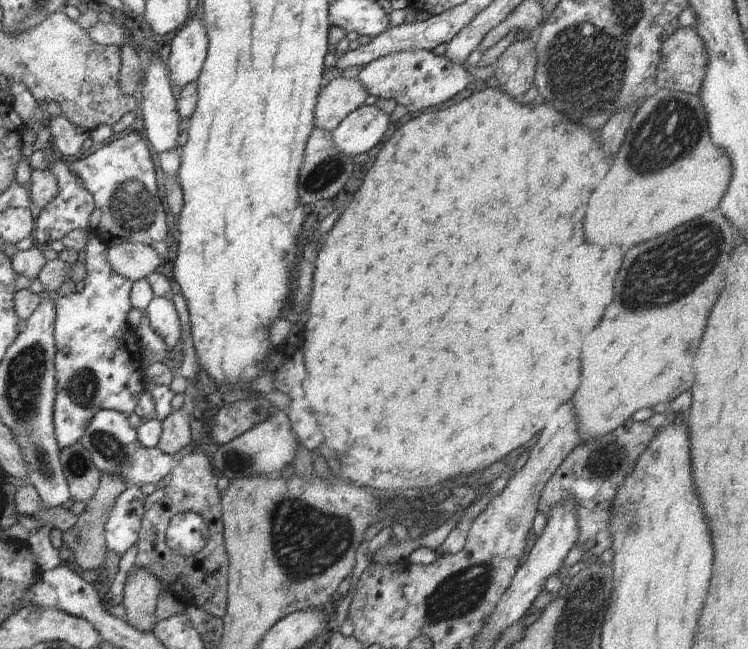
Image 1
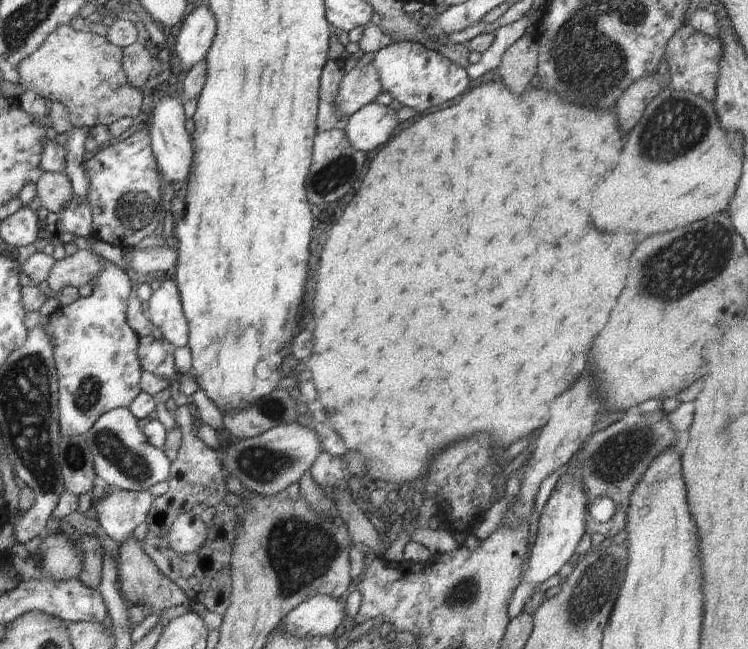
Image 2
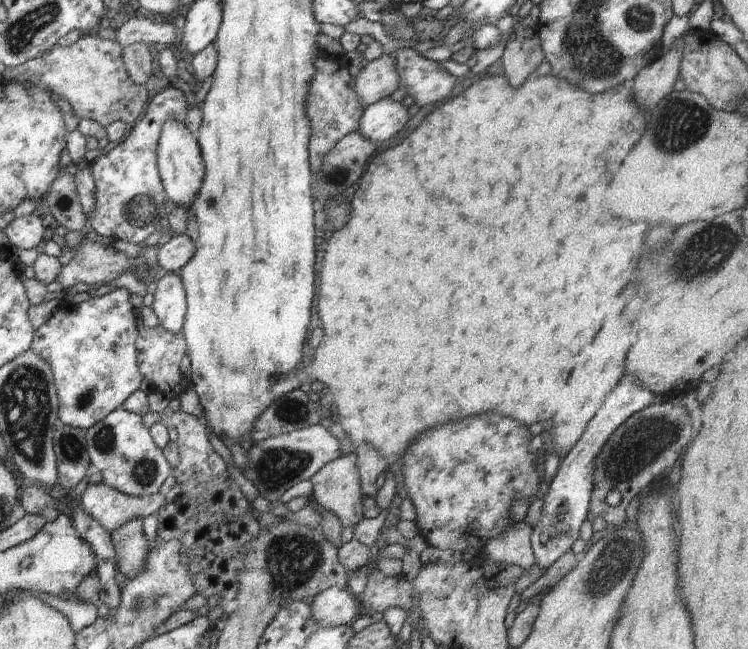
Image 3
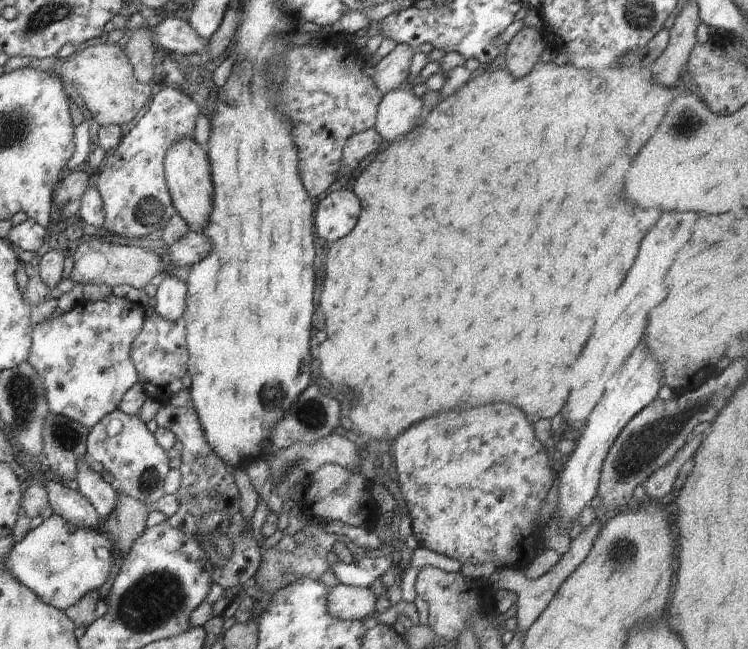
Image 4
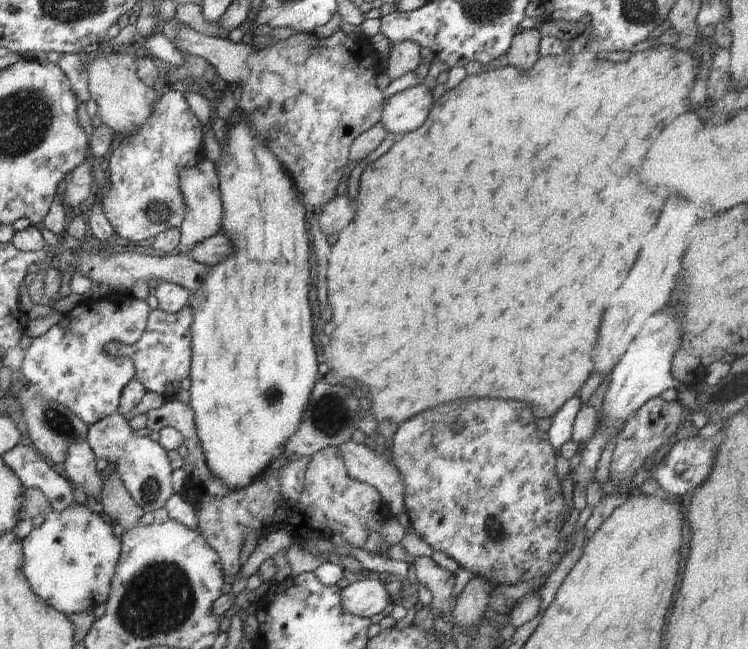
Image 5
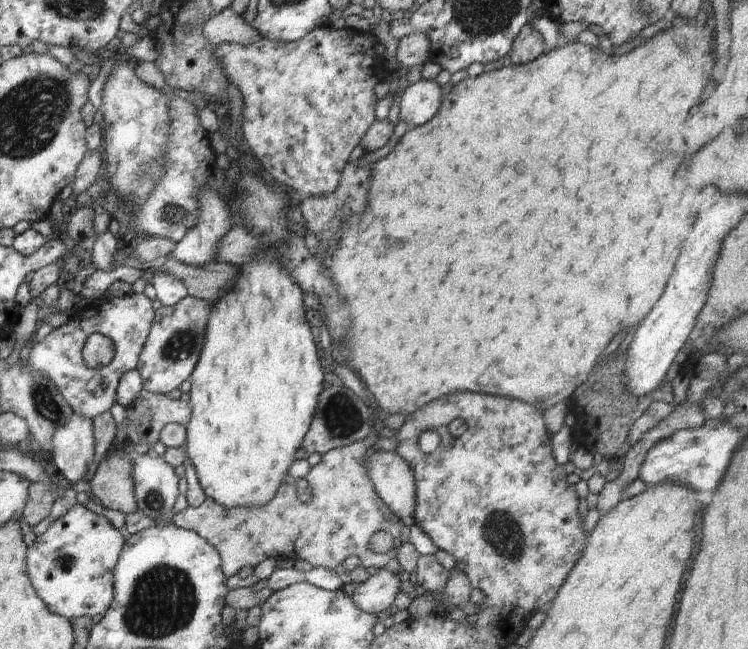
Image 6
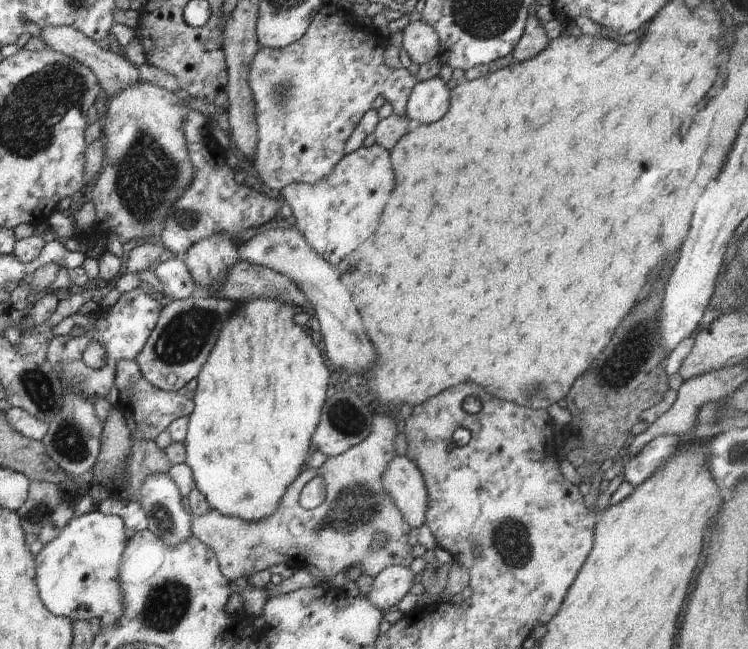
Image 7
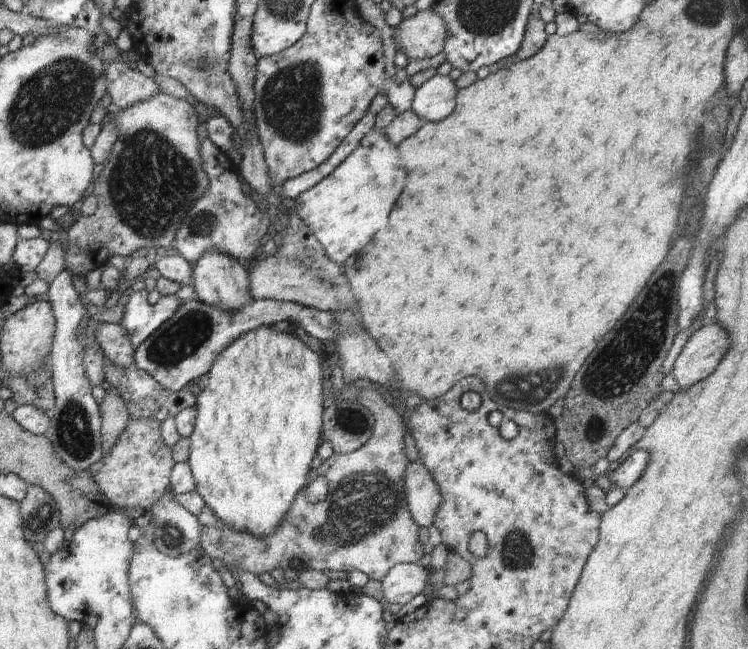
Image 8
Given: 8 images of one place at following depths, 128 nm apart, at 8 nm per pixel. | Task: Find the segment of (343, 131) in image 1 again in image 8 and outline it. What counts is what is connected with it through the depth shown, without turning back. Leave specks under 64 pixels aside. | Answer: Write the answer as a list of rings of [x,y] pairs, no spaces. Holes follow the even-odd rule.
[[[435,75],[415,89],[412,112],[426,122],[440,122],[456,107],[456,86],[449,76]]]

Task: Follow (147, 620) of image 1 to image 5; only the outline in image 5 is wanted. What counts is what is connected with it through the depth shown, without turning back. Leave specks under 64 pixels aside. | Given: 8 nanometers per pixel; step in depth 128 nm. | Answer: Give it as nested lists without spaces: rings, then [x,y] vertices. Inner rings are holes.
[[[108,471],[101,473],[100,476],[102,488],[99,502],[102,503],[103,511],[126,531],[140,525],[140,517],[145,512],[126,490],[119,472]]]

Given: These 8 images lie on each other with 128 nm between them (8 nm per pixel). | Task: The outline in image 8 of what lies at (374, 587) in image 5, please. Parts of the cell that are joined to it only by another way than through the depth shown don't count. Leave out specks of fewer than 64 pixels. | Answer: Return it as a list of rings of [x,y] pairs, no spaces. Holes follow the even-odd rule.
[[[404,563],[388,570],[382,583],[382,596],[387,606],[404,605],[422,593],[428,582],[430,568],[423,568],[417,563]]]

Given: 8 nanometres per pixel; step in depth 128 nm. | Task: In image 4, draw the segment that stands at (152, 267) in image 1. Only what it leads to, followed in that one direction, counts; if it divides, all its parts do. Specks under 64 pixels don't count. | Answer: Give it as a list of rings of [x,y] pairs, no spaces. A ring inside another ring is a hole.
[[[188,231],[171,247],[165,247],[161,253],[167,262],[181,267],[191,267],[206,258],[211,251],[211,240],[204,233]]]

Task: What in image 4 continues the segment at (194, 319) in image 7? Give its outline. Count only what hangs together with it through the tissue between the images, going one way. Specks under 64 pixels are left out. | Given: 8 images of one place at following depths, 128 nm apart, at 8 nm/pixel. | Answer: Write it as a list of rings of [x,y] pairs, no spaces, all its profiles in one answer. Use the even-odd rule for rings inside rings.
[[[158,313],[145,319],[143,329],[136,335],[130,347],[130,358],[137,370],[139,383],[148,397],[168,404],[178,390],[170,390],[170,384],[182,380],[187,374],[189,352],[187,349],[187,328],[183,317],[176,321],[162,318]]]

